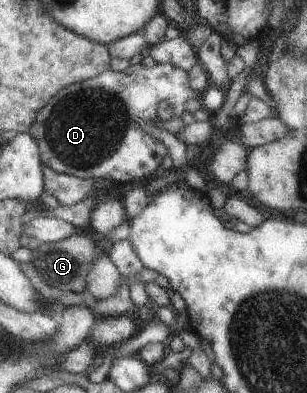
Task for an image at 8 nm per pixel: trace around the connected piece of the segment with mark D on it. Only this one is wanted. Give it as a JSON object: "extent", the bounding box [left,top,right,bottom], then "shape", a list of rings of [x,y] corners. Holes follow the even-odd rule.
{"extent":[28,63,203,184],"shape":[[[140,63],[136,66],[130,65],[123,71],[113,71],[109,68],[95,77],[63,88],[46,106],[43,106],[42,110],[37,112],[28,134],[40,149],[42,163],[54,172],[72,175],[85,181],[105,179],[136,184],[139,178],[154,172],[168,154],[164,144],[143,131],[137,120],[150,121],[176,136],[185,126],[180,118],[185,103],[190,99],[199,100],[200,96],[203,96],[203,91],[194,92],[188,81],[187,71],[166,63],[156,63],[151,68]],[[161,102],[168,102],[175,113],[169,122],[161,122],[158,119],[157,111]]]}

